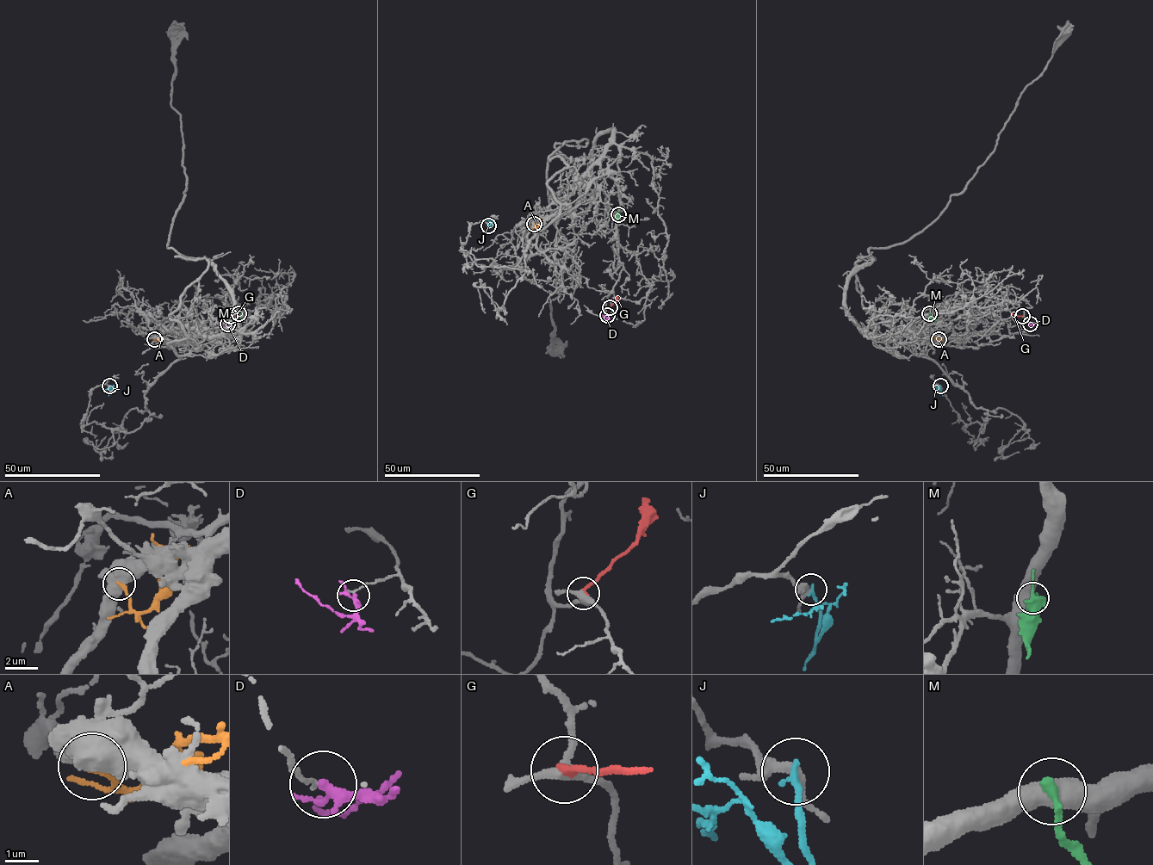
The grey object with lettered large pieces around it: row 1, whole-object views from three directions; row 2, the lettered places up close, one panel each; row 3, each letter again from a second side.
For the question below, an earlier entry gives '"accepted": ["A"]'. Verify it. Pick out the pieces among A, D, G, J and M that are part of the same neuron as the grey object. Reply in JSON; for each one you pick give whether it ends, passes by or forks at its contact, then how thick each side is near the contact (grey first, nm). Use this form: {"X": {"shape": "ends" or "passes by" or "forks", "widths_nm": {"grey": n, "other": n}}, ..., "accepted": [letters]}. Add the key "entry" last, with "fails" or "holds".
{"accepted": [], "entry": "fails"}

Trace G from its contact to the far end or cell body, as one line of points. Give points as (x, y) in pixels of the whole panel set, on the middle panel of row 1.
G: (610, 307), (617, 296)

